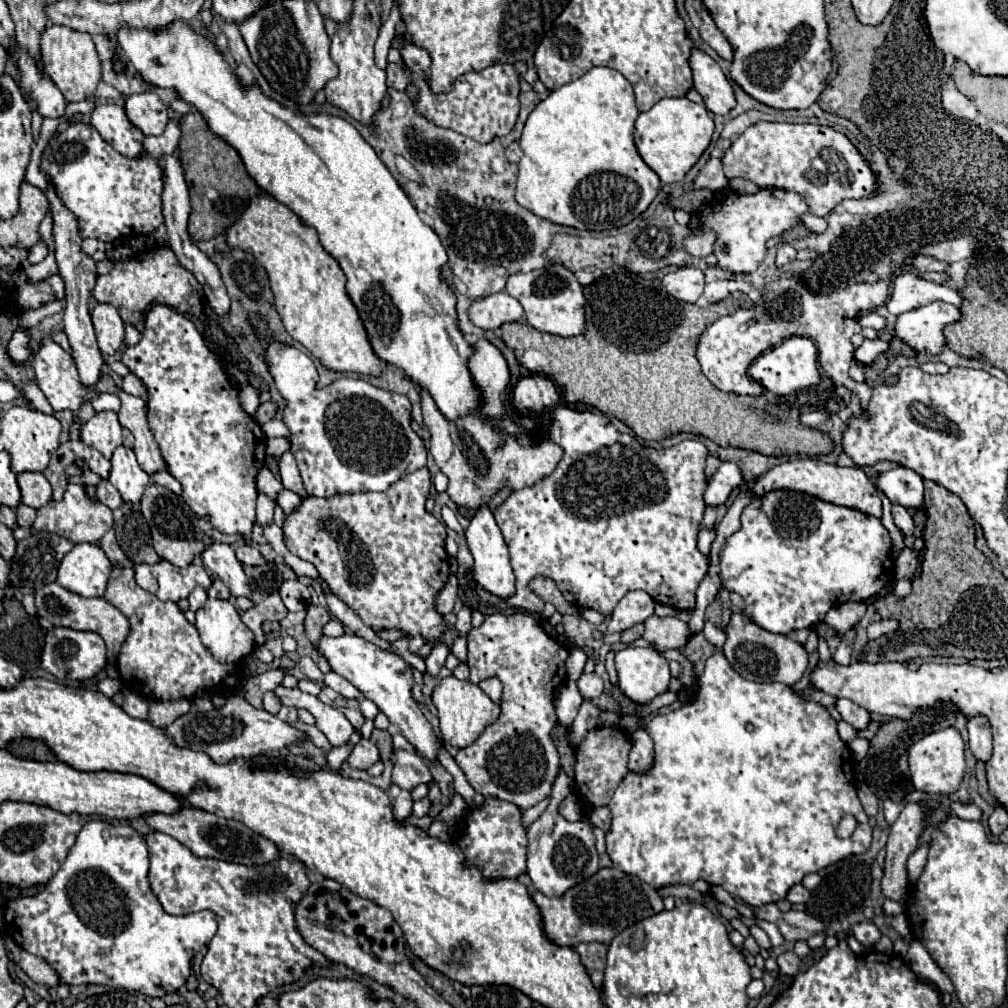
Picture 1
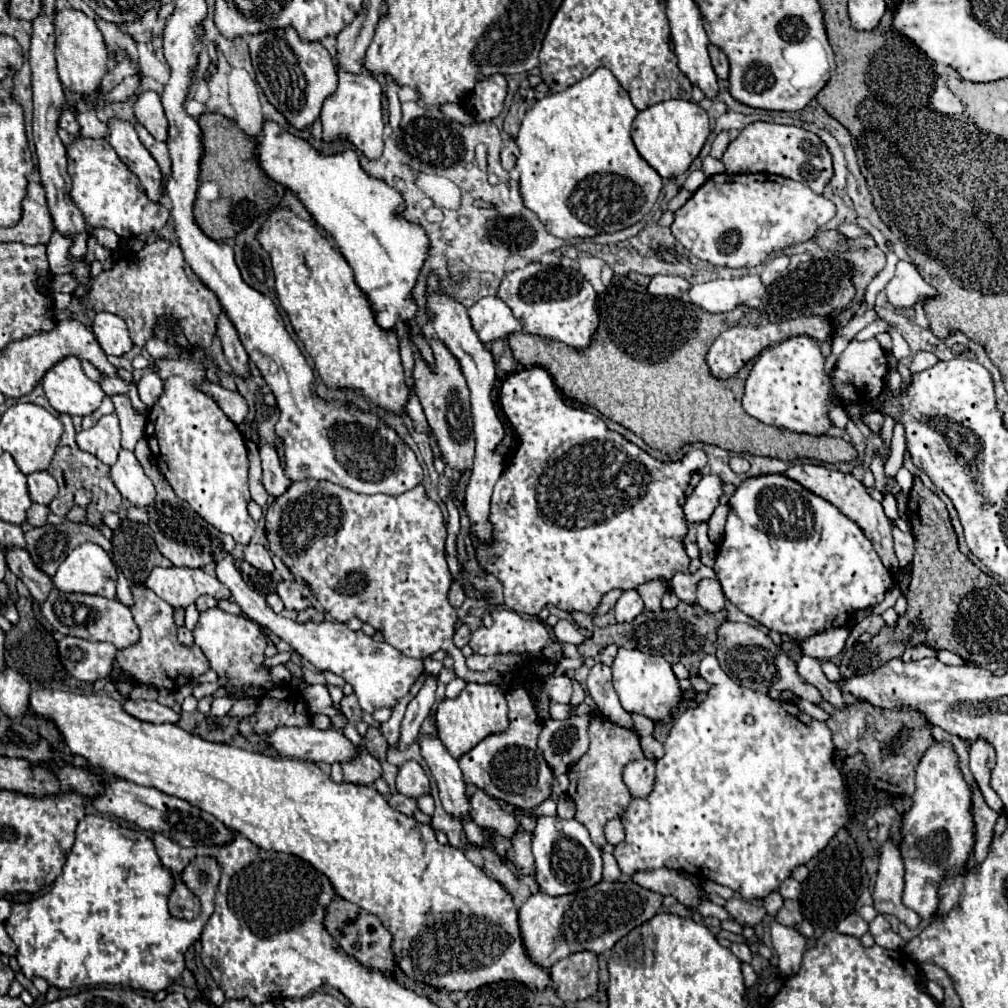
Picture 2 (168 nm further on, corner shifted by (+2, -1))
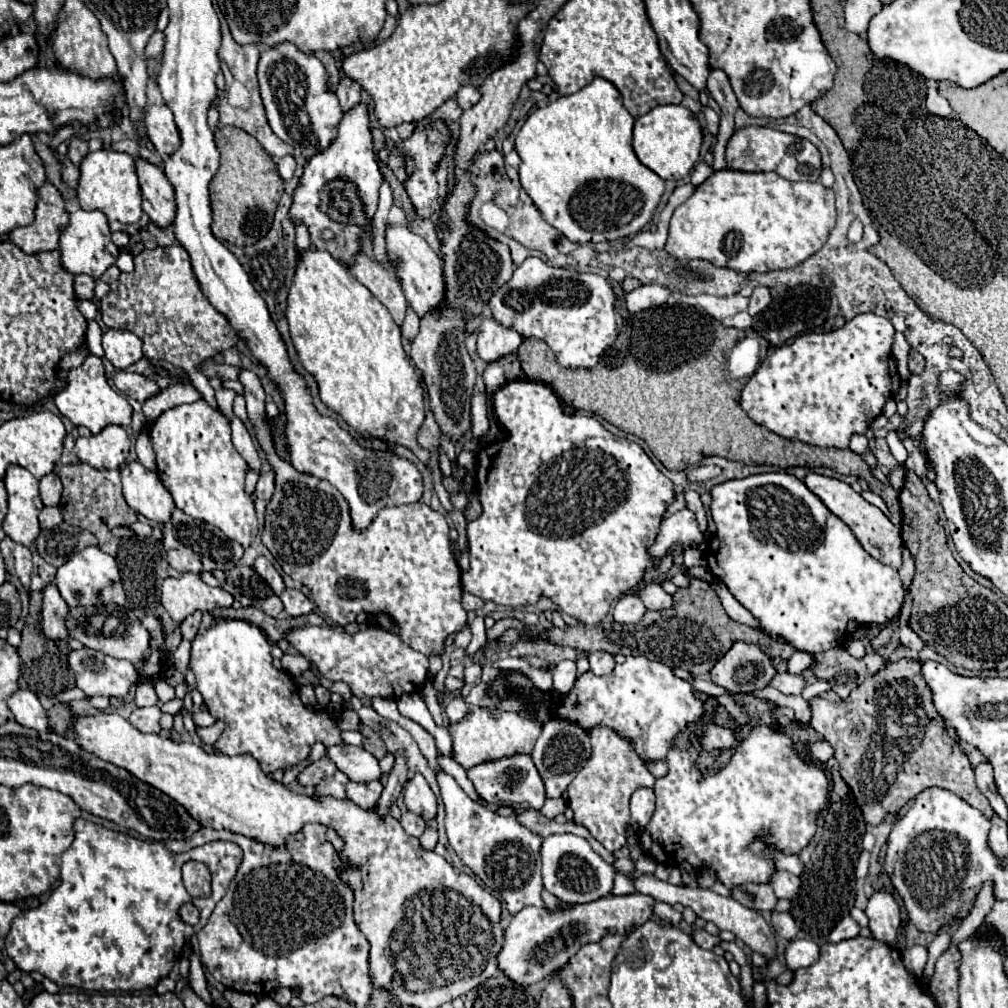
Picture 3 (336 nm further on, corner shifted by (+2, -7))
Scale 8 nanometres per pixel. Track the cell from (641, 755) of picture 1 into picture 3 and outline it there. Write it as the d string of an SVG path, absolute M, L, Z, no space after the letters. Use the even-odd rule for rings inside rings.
M638 788L632 794L630 802L630 814L632 814L632 826L638 832L654 814L654 790L652 788Z

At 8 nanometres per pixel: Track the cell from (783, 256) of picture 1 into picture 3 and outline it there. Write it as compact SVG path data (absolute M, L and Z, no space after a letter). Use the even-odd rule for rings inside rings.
M758 286L758 288L754 288L754 292L750 296L750 310L748 312L754 316L754 314L762 312L768 304L770 304L770 288Z

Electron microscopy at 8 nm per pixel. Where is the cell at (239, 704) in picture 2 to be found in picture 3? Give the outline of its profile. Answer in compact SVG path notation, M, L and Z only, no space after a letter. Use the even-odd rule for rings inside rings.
M216 722L214 726L208 726L208 728L200 728L198 730L198 736L202 738L202 742L206 742L206 744L214 744L218 738L220 738L220 734L224 732L224 722Z

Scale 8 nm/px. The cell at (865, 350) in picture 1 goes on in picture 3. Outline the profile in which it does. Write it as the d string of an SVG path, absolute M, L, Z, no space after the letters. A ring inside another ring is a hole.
M860 314L848 320L842 328L816 334L806 332L790 346L780 346L766 356L754 376L742 390L742 410L760 426L790 440L800 440L814 446L848 448L852 434L864 434L872 420L882 412L886 400L890 400L900 388L900 376L896 360L892 356L892 324L876 314Z

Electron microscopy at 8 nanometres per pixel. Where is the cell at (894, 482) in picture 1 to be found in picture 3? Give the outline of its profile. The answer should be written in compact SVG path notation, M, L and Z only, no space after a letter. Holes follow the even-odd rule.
M888 432L886 440L888 440L888 446L890 446L890 452L892 452L892 456L896 458L896 462L898 462L900 466L904 466L906 458L908 458L908 452L904 450L902 442L898 440L898 434L896 434L896 432Z

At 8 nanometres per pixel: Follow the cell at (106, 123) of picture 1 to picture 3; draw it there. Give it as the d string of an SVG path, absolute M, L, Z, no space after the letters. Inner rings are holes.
M140 156L134 158L134 164L142 188L142 210L154 224L166 228L174 220L174 190L170 190L170 182L156 164Z

